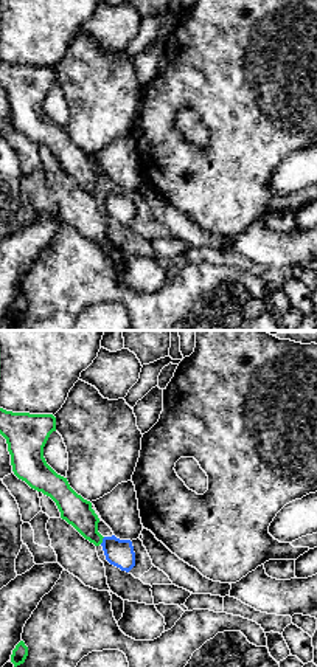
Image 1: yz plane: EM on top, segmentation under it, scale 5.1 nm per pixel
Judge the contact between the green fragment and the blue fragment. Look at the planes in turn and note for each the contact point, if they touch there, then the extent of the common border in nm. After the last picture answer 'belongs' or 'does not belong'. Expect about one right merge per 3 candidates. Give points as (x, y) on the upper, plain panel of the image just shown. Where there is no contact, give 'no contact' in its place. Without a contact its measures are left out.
contact (101, 193); length 50 nm

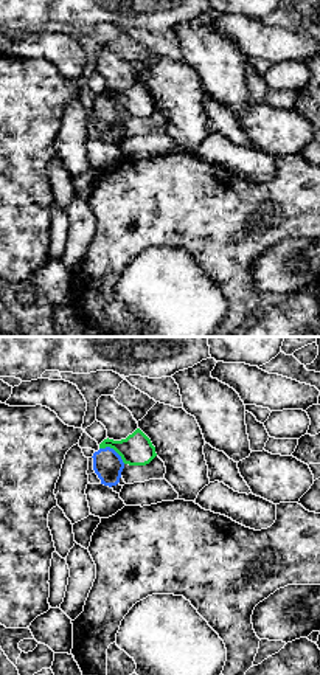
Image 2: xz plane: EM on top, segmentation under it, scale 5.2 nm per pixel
contact (114, 101); length 160 nm

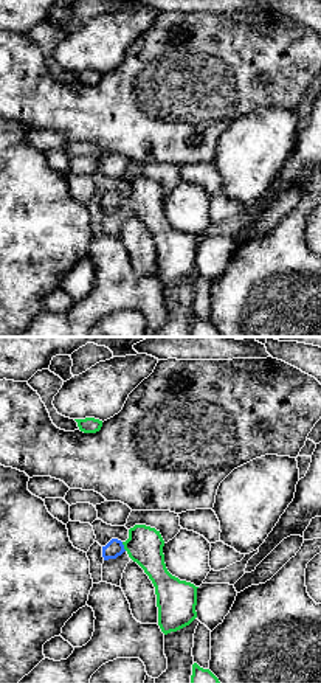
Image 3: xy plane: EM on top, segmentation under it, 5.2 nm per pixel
contact (124, 199); length 50 nm

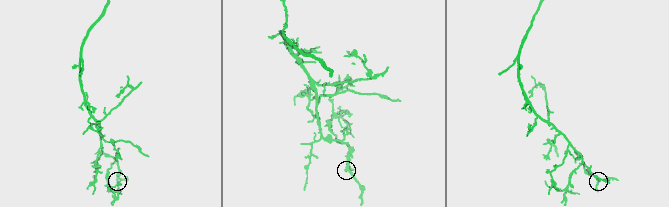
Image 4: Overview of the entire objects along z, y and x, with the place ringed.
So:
belongs

